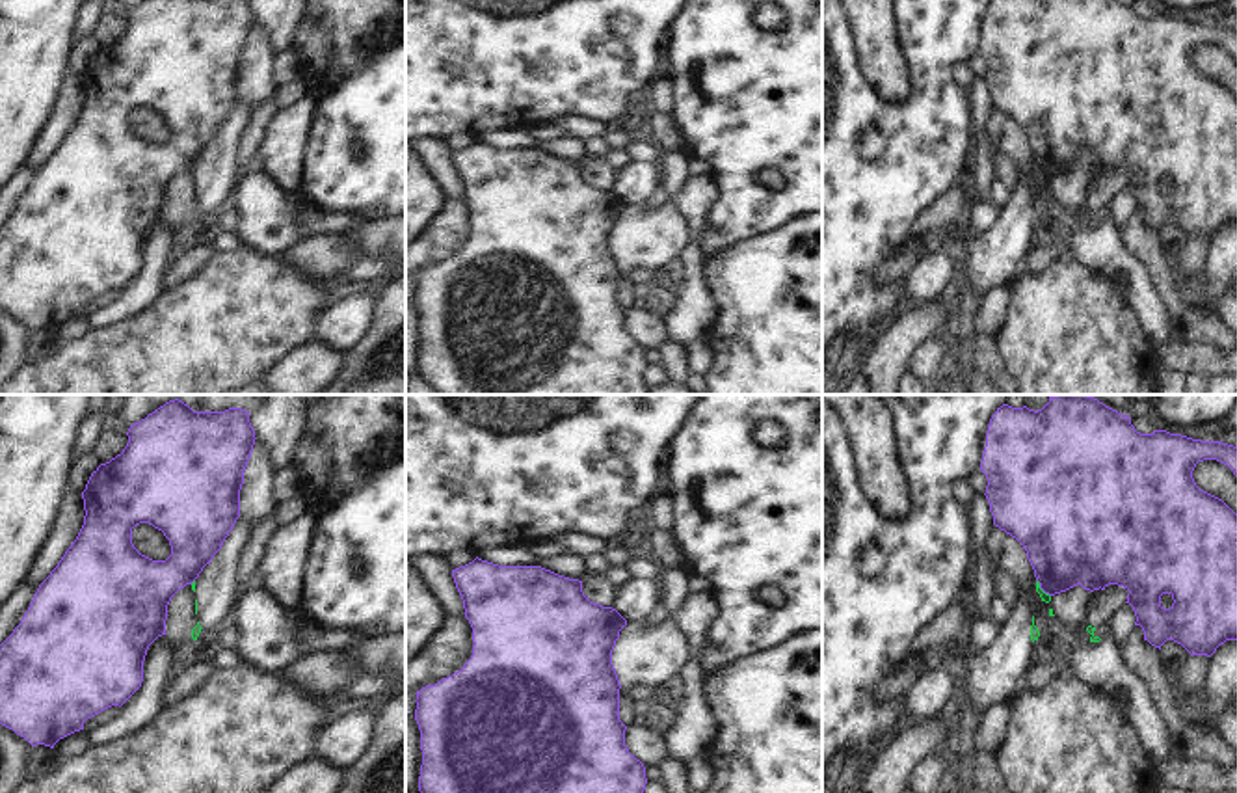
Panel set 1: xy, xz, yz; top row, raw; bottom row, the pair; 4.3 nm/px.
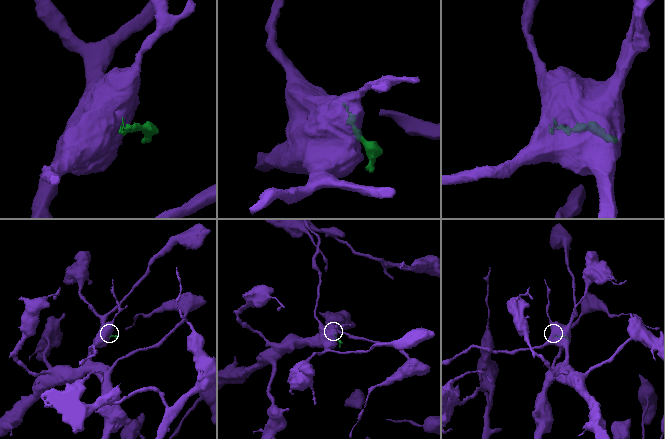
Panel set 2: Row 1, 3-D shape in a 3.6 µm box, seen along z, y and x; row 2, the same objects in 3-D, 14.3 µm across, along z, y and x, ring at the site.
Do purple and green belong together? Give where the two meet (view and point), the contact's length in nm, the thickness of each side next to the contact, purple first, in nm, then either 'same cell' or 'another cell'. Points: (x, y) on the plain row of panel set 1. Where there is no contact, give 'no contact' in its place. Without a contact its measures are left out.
meets purple in yz at (1042, 172); contact 100 nm long; 400 nm thick on the purple side, 40 nm on the other; another cell

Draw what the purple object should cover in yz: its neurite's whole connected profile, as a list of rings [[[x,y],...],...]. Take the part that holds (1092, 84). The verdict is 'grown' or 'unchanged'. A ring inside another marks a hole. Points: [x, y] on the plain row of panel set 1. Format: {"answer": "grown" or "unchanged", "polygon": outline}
{"answer": "unchanged", "polygon": [[[991,0],[986,17],[980,54],[988,61],[986,82],[993,108],[1016,121],[1027,134],[1040,171],[1049,177],[1066,175],[1077,168],[1084,173],[1105,173],[1118,168],[1129,173],[1127,184],[1137,199],[1135,208],[1144,214],[1144,223],[1159,231],[1166,223],[1181,227],[1190,238],[1211,240],[1226,223],[1237,223],[1237,97],[1218,80],[1200,73],[1192,61],[1198,45],[1217,43],[1237,60],[1237,30],[1222,24],[1202,24],[1166,13],[1140,17],[1129,0]]]}

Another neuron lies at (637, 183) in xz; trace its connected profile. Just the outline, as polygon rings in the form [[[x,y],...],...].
[[[658,160],[651,164],[629,164],[619,171],[614,192],[631,205],[645,205],[662,186]]]

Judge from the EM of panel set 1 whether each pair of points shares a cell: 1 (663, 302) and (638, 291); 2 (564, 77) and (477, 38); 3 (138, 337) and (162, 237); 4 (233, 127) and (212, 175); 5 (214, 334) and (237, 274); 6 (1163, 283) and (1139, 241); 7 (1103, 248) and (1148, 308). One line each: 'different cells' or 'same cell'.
1: same cell
2: same cell
3: different cells
4: same cell
5: same cell
6: same cell
7: same cell

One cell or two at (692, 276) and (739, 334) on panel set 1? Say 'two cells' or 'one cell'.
two cells

